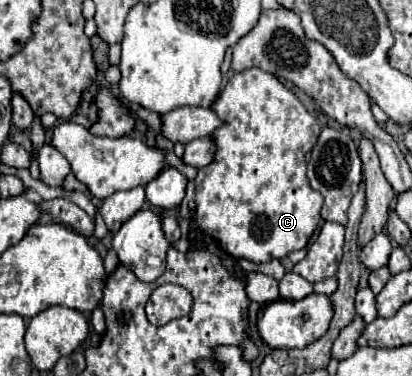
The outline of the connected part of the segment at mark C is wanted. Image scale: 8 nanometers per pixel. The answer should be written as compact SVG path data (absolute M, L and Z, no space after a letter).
M248 68L234 74L212 104L212 110L222 120L222 126L212 134L212 140L216 142L214 160L200 168L194 180L194 226L216 240L224 252L230 252L230 256L244 258L254 264L268 262L272 258L280 260L290 252L304 248L320 224L322 208L322 194L312 190L304 158L306 152L314 148L320 134L316 118L274 74L260 68Z

